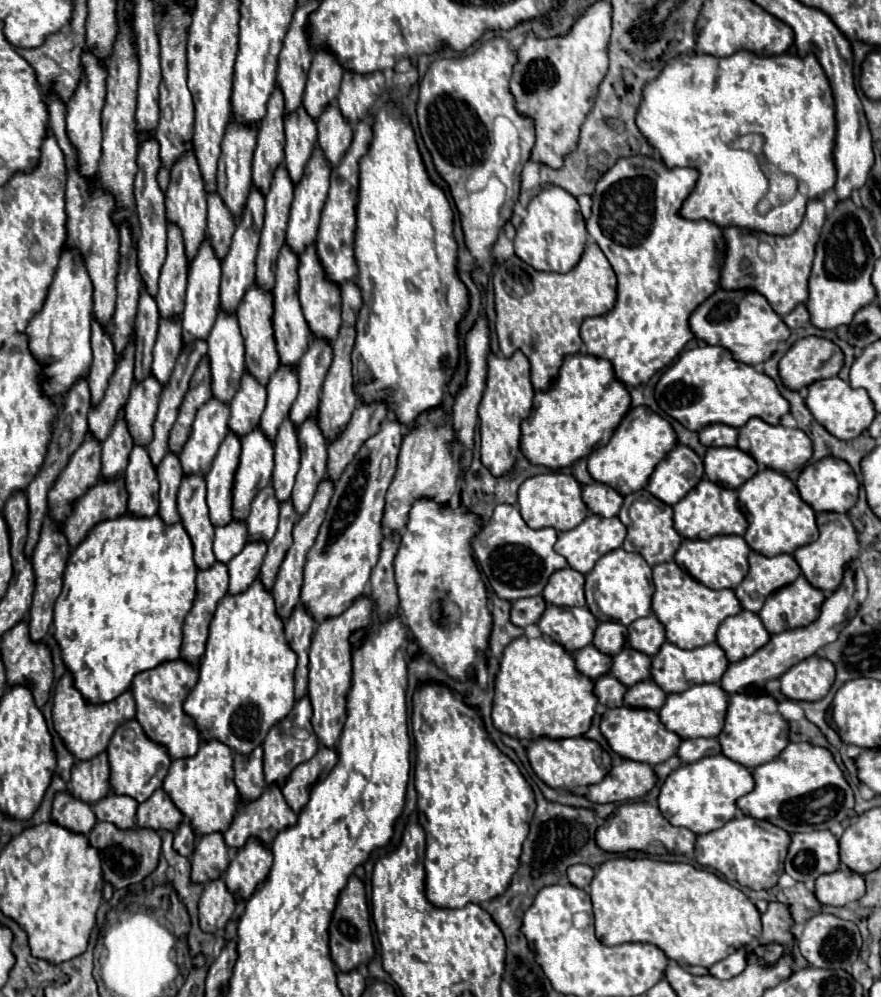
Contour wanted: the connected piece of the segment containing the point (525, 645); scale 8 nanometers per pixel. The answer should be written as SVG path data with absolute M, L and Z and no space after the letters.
M518 637L504 649L500 671L496 675L496 693L492 709L494 727L500 729L502 733L508 733L510 737L516 737L520 741L534 741L538 737L548 739L582 737L590 729L592 717L596 715L596 705L598 697L594 693L594 681L578 671L574 657L556 641L548 637L540 639Z

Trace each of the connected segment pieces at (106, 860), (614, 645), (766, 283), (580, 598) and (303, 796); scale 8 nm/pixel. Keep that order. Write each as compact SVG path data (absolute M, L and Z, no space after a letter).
M98 821L94 829L90 831L90 845L94 845L100 851L100 861L102 861L102 871L104 879L110 881L116 889L128 887L132 883L142 881L146 875L150 875L160 857L160 845L162 839L158 831L154 829L144 829L144 827L134 827L134 829L120 829L114 823Z
M608 621L598 625L592 643L596 649L600 649L606 655L618 655L626 643L626 635L628 635L628 629L622 623Z
M820 199L808 201L802 225L788 236L769 235L744 227L726 227L724 237L728 251L724 257L720 287L722 289L756 289L762 293L778 315L790 313L796 305L808 299L808 277L814 261L814 247L826 219L826 209Z
M564 567L550 577L546 589L542 591L542 597L550 605L558 605L558 607L586 607L584 583L586 579L580 571L574 571L572 567Z
M320 745L318 753L312 759L300 763L288 775L288 779L286 779L284 787L282 787L282 793L284 793L286 801L288 801L288 805L296 813L300 813L302 805L306 805L314 781L318 781L324 771L330 773L330 769L334 767L334 761L338 761L338 751L330 749L326 745Z

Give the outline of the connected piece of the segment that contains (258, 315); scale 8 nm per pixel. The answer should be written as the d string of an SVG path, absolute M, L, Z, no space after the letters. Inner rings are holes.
M252 285L246 291L246 297L242 299L242 305L238 305L236 311L238 311L240 331L244 335L244 345L246 345L246 369L254 373L254 377L258 377L258 381L266 385L266 381L272 377L272 373L280 365L276 339L274 339L274 325L272 325L272 313L274 313L272 291L258 289L258 285Z

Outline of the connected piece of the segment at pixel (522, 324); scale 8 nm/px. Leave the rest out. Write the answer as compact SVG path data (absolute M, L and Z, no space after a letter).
M592 241L586 245L586 251L584 251L580 263L578 263L572 271L568 271L568 273L544 273L544 271L536 271L534 267L528 267L528 263L524 263L518 255L512 255L512 257L508 257L504 263L500 263L500 265L494 269L492 281L494 281L494 301L496 301L496 335L498 343L500 343L500 351L502 351L504 357L512 357L516 351L522 351L522 353L528 357L528 361L530 361L530 365L532 365L532 385L534 385L536 391L548 391L548 389L552 387L554 379L556 379L558 373L560 373L562 359L564 359L566 355L580 353L580 349L582 349L582 345L584 345L584 343L582 343L582 337L580 337L580 325L582 325L582 321L584 321L586 317L596 317L596 315L608 313L608 311L614 307L614 303L616 303L616 275L614 275L612 267L610 267L608 259L606 259L604 253L600 251L600 247L598 247L596 243L592 243Z

